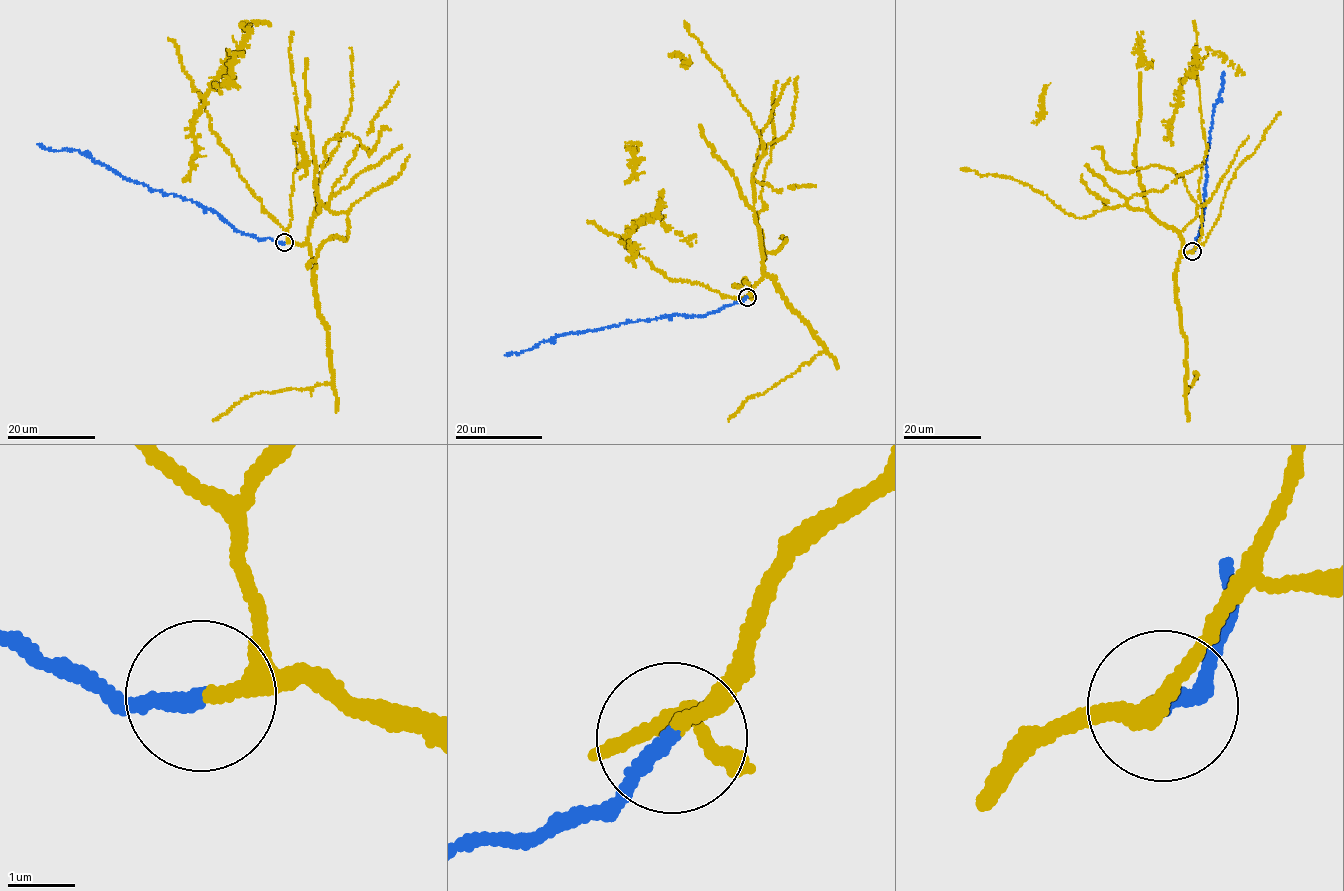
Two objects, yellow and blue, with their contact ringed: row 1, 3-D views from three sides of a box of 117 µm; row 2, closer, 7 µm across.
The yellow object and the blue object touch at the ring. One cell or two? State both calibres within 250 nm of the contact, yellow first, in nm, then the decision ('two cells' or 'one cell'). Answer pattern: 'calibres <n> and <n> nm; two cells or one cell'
calibres 150 and 220 nm; one cell

